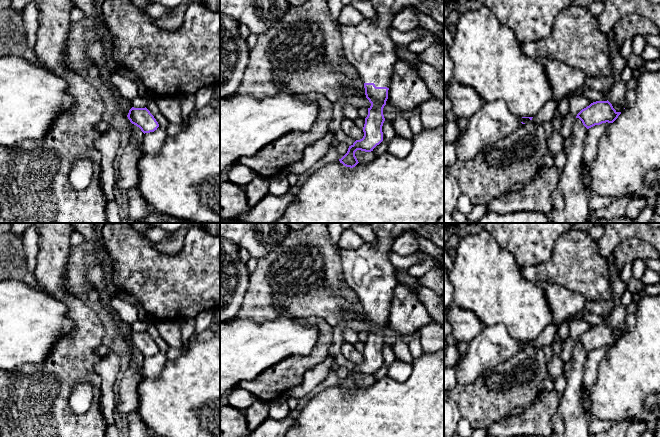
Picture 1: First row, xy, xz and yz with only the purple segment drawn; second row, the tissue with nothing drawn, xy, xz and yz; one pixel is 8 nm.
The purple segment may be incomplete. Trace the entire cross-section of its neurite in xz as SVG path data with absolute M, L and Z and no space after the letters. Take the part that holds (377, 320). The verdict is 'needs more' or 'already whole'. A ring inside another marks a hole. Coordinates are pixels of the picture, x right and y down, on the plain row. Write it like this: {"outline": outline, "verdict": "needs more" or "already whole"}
{"outline": "M444 223L370 225L376 236L375 243L364 243L357 249L343 249L340 252L343 278L364 306L365 319L371 327L365 342L363 362L349 370L347 377L339 383L340 387L350 392L359 387L355 380L357 374L371 376L383 365L383 332L397 285L395 268L389 258L392 243L403 232L414 230L434 245L444 248Z", "verdict": "needs more"}

